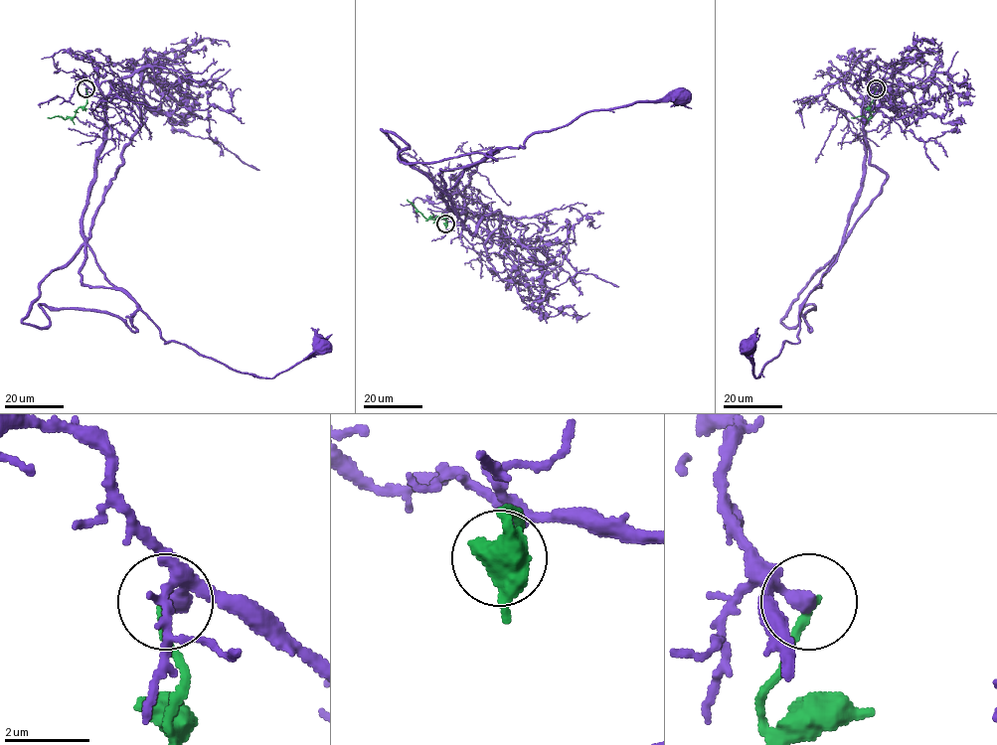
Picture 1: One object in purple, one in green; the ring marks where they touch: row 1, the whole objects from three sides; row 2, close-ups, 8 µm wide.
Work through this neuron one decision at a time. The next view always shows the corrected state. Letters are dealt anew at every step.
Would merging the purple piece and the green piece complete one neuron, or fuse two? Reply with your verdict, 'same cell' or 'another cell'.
another cell

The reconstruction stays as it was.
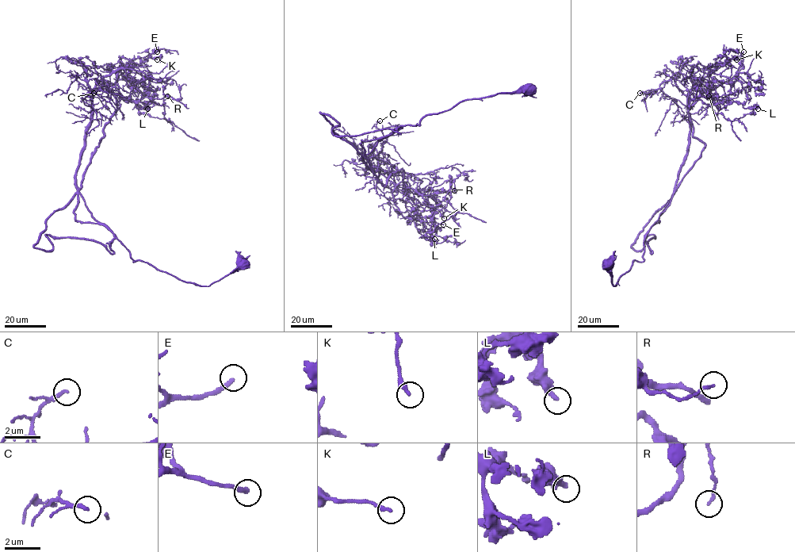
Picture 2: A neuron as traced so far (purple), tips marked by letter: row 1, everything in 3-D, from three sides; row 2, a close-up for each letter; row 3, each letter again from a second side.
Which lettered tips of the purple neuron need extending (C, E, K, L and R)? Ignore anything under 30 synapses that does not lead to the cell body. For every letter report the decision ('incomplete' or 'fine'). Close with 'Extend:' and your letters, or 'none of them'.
C: fine
E: incomplete
K: fine
L: fine
R: fine
Extend: E

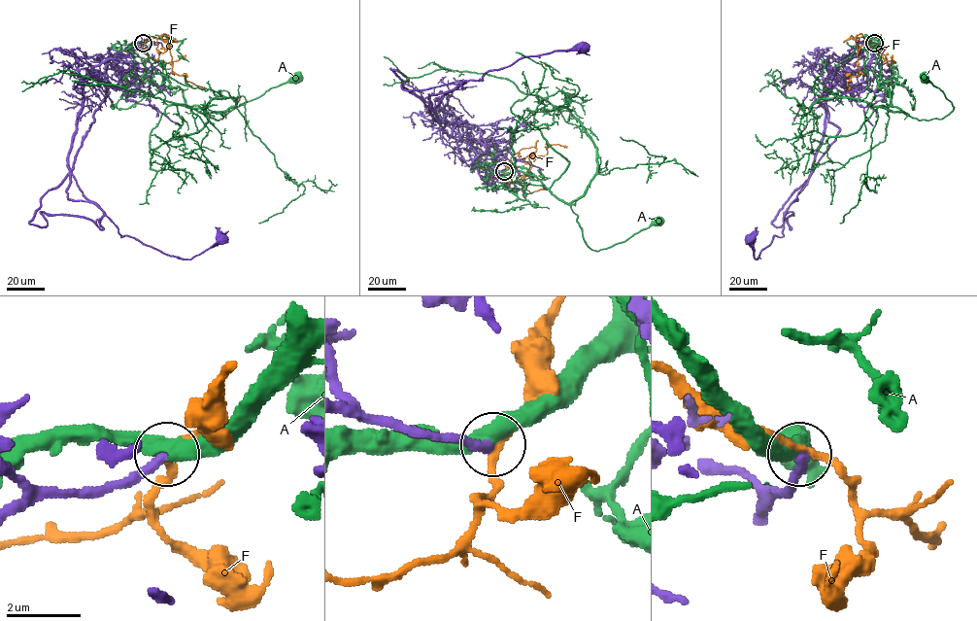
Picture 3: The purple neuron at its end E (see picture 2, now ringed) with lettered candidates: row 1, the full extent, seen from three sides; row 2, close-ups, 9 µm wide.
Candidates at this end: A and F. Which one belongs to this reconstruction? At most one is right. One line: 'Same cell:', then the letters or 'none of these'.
Same cell: none of these

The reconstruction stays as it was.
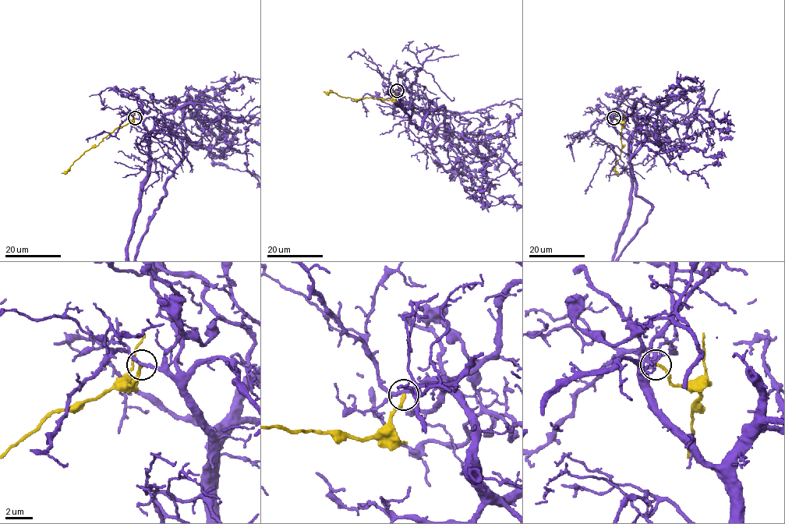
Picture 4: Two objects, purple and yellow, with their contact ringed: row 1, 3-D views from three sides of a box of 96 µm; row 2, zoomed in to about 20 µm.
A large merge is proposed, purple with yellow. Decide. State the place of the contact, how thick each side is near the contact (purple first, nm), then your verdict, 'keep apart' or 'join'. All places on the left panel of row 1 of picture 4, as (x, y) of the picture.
(135, 118) | 280/240 nm | keep apart

